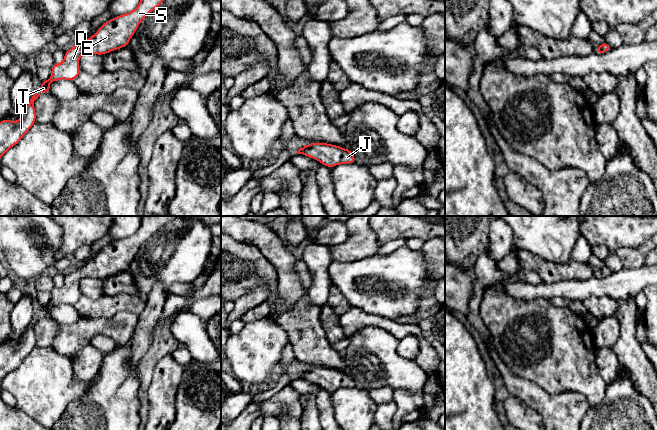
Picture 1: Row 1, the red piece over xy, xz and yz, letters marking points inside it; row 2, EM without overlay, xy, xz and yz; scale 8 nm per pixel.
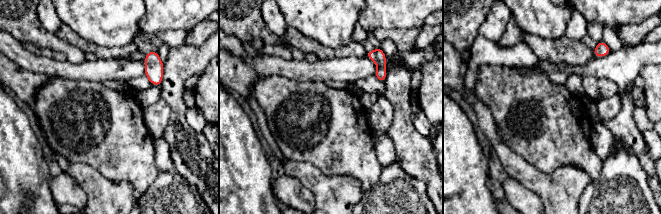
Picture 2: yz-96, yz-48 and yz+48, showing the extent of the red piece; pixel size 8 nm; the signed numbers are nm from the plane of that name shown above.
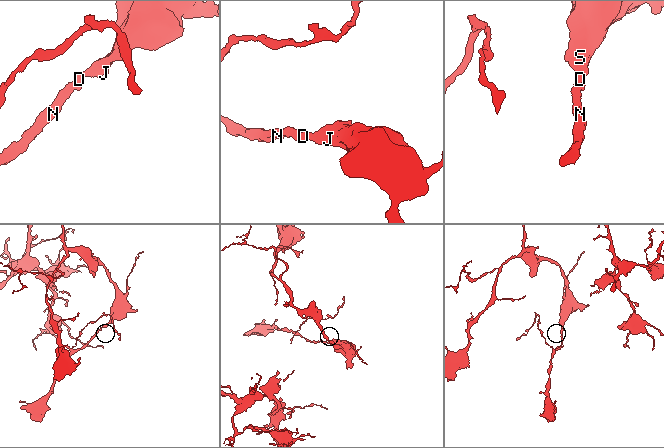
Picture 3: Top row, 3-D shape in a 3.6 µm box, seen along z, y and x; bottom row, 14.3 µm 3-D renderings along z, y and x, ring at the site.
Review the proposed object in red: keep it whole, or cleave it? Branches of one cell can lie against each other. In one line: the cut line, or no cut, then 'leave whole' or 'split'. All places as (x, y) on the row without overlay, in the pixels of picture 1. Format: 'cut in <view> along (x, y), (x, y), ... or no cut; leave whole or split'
no cut; leave whole

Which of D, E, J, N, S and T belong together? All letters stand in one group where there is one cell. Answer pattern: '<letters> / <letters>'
D E J N S T

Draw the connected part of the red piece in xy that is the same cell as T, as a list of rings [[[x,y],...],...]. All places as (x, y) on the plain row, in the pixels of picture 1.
[[[142,216],[139,229],[127,238],[123,238],[103,247],[98,255],[83,268],[74,269],[65,276],[64,285],[54,287],[51,301],[41,305],[41,318],[50,318],[50,307],[66,303],[74,305],[80,299],[79,282],[84,277],[104,279],[111,275],[127,271],[142,244],[164,224],[176,218],[199,218],[207,224],[221,224],[221,216]]]

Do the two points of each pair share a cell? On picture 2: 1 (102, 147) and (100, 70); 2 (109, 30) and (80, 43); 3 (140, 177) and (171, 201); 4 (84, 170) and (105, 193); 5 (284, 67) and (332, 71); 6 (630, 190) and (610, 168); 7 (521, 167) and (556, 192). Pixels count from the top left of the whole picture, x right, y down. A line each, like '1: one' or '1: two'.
1: two
2: two
3: two
4: one
5: one
6: one
7: one

